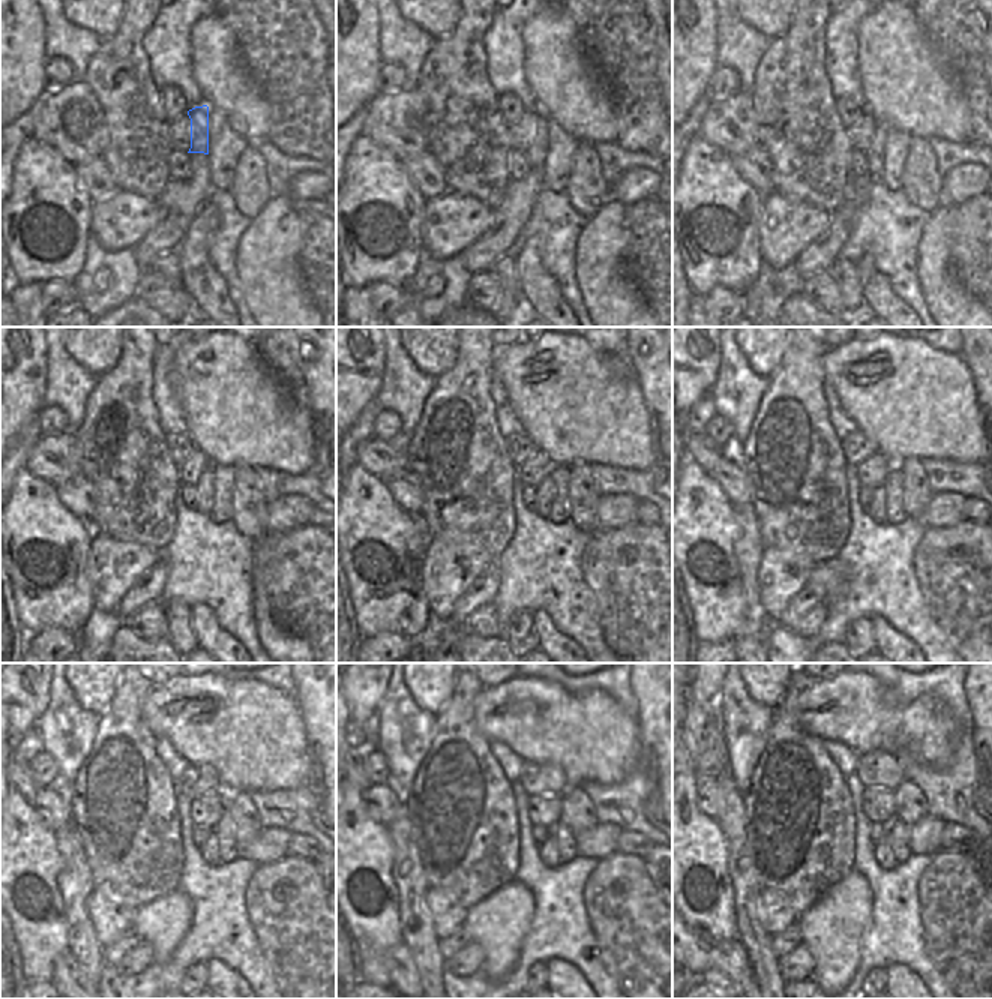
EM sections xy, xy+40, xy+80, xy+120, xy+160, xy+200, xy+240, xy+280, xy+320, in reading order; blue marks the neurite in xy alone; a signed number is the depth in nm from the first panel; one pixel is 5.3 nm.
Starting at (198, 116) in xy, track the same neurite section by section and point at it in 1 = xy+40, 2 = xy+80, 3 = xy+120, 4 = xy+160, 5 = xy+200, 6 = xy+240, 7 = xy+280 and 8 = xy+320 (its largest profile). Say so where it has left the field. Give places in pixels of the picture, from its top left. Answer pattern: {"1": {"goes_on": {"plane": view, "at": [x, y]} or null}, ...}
{"1": {"goes_on": {"plane": "xy+40", "at": [538, 150]}}, "2": {"goes_on": {"plane": "xy+80", "at": [875, 153]}}, "3": {"goes_on": {"plane": "xy+120", "at": [204, 486]}}, "4": {"goes_on": {"plane": "xy+160", "at": [544, 491]}}, "5": {"goes_on": {"plane": "xy+200", "at": [878, 510]}}, "6": {"goes_on": {"plane": "xy+240", "at": [209, 851]}}, "7": {"goes_on": {"plane": "xy+280", "at": [548, 852]}}, "8": {"goes_on": {"plane": "xy+320", "at": [884, 855]}}}

